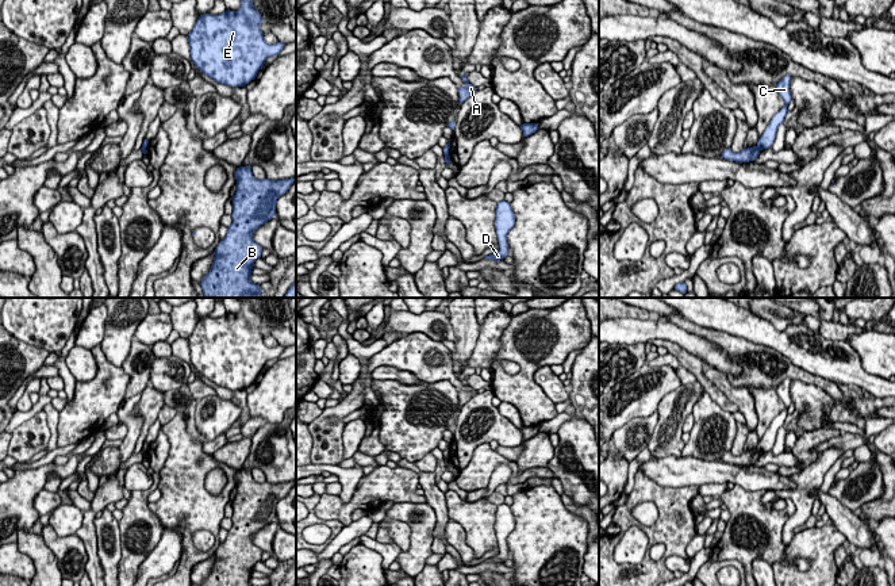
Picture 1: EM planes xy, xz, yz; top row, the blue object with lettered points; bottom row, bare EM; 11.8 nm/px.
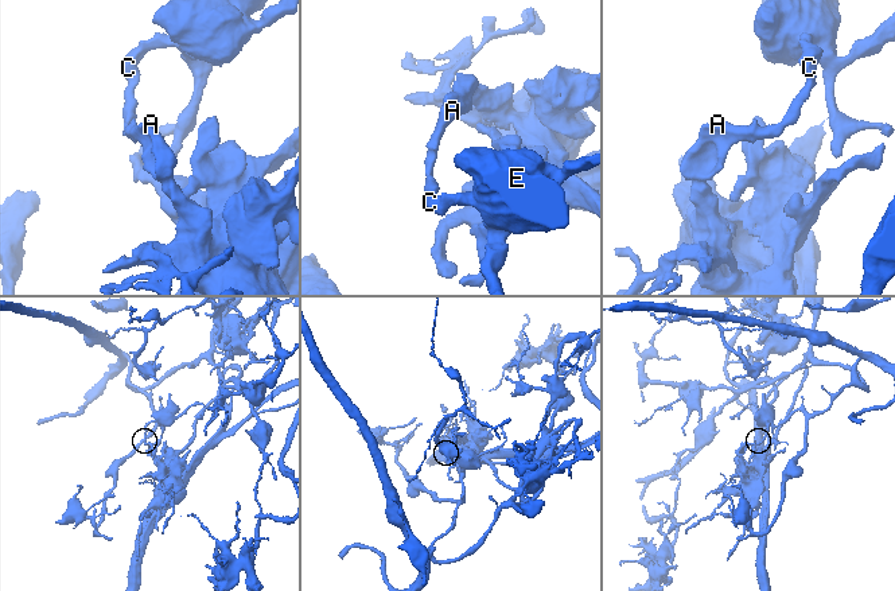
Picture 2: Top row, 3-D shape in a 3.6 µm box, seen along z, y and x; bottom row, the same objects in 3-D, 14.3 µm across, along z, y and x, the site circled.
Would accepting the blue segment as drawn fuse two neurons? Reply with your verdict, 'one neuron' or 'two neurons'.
two neurons

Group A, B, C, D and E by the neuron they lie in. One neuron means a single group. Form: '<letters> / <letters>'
A B / C D E

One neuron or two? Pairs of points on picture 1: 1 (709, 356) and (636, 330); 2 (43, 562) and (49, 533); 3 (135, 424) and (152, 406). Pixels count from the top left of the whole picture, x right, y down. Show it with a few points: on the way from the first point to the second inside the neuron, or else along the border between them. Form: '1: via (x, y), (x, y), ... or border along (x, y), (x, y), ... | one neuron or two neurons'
1: via (691, 343), (667, 330), (653, 330) | one neuron
2: border along (41, 533), (61, 571) | two neurons
3: border along (141, 394), (133, 413), (142, 429), (133, 448) | two neurons

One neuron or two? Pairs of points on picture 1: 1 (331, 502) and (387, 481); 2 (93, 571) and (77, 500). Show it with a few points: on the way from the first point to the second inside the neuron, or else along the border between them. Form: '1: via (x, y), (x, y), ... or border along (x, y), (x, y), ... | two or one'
1: via (346, 506), (361, 490), (372, 485) | one
2: border along (91, 502), (91, 506), (83, 513) | two

